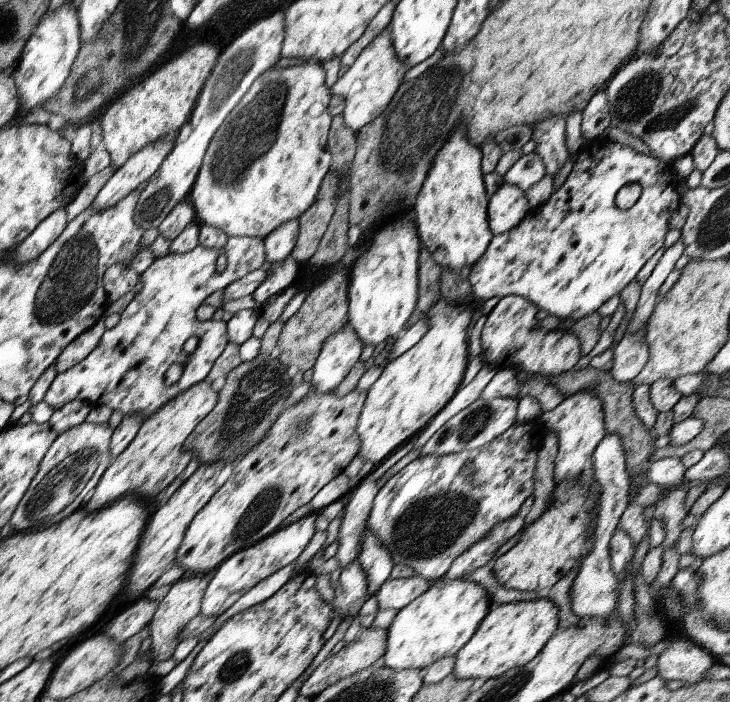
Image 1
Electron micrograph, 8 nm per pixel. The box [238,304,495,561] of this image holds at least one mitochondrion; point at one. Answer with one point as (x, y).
(297, 423)

